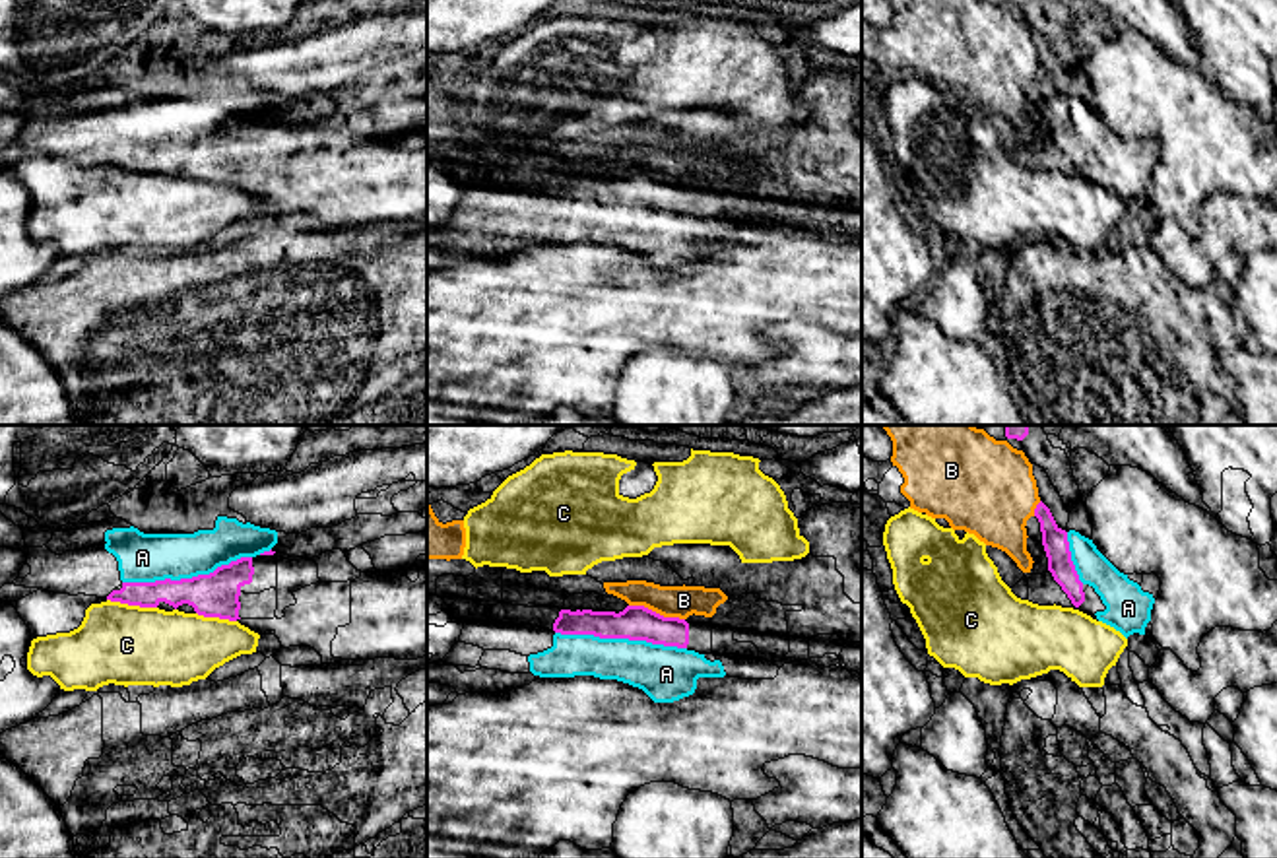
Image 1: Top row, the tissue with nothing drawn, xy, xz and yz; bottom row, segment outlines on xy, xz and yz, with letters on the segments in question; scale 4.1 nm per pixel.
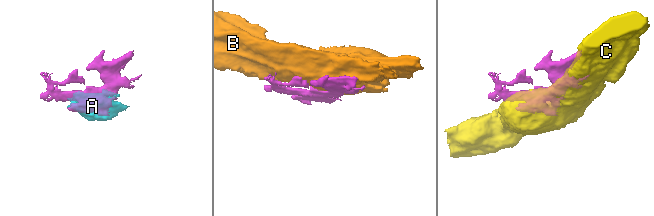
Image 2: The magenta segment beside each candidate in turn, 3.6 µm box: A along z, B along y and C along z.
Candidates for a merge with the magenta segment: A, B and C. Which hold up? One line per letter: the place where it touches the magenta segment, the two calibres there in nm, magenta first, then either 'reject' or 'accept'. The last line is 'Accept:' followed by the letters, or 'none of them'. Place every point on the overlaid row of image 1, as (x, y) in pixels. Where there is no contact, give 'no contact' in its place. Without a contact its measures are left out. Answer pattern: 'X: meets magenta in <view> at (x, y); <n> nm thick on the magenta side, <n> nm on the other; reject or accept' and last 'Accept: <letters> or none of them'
A: meets magenta in xz at (622, 637); 140 nm thick on the magenta side, 240 nm on the other; accept
B: meets magenta in xz at (654, 612); 140 nm thick on the magenta side, 130 nm on the other; reject
C: meets magenta in xy at (132, 604); 110 nm thick on the magenta side, 340 nm on the other; reject
Accept: A

